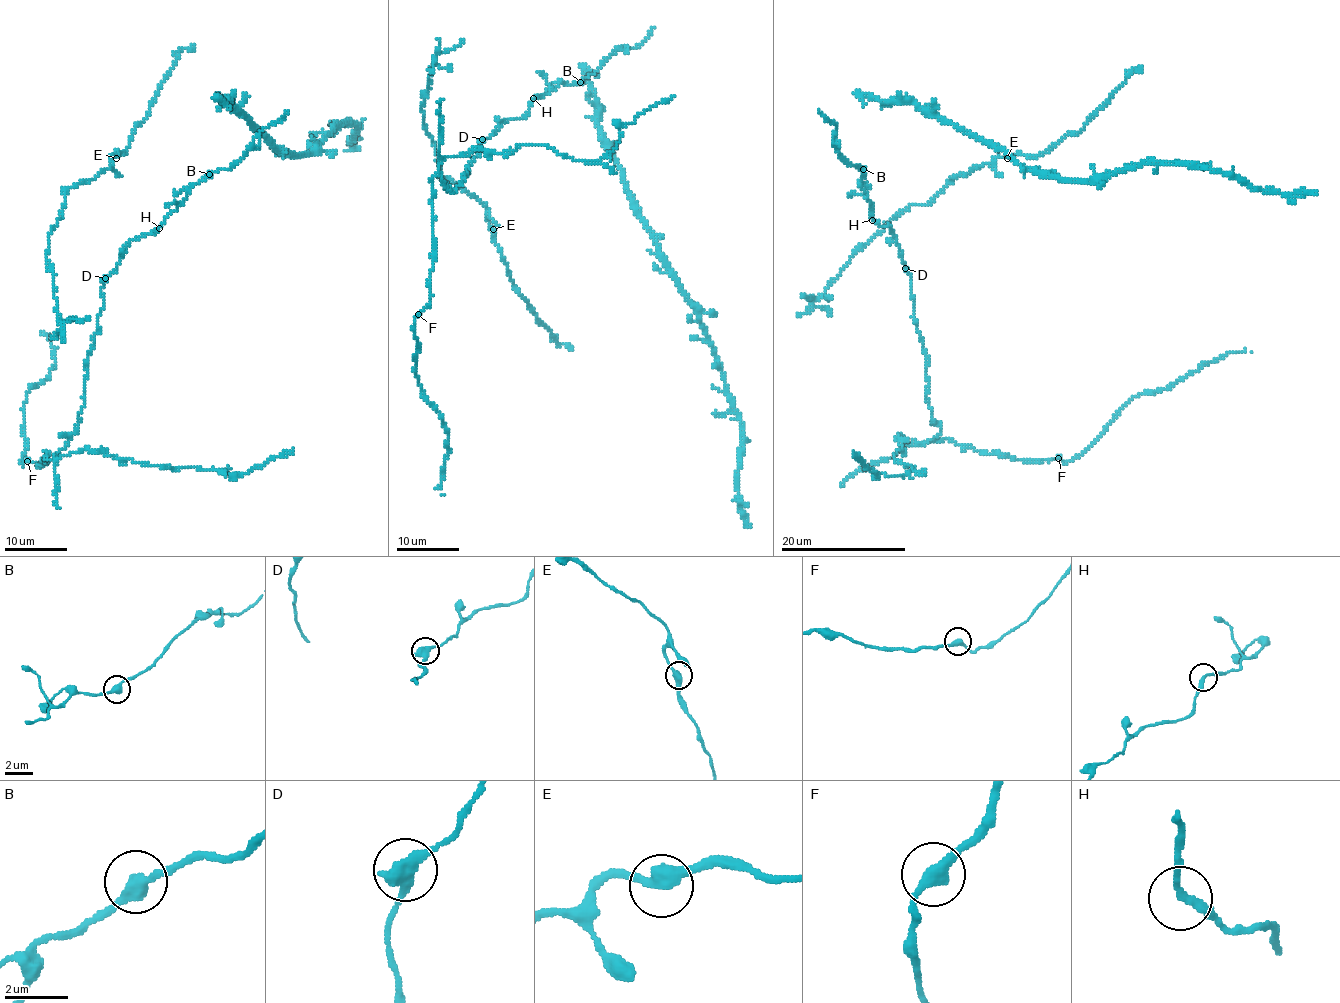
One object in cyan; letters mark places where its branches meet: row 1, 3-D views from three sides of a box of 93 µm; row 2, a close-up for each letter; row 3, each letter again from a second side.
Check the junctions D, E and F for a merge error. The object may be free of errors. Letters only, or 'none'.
none

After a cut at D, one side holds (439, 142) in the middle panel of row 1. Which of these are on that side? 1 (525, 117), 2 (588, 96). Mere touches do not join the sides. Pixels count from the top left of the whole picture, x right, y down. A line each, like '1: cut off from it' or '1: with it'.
1: cut off from it
2: with it

